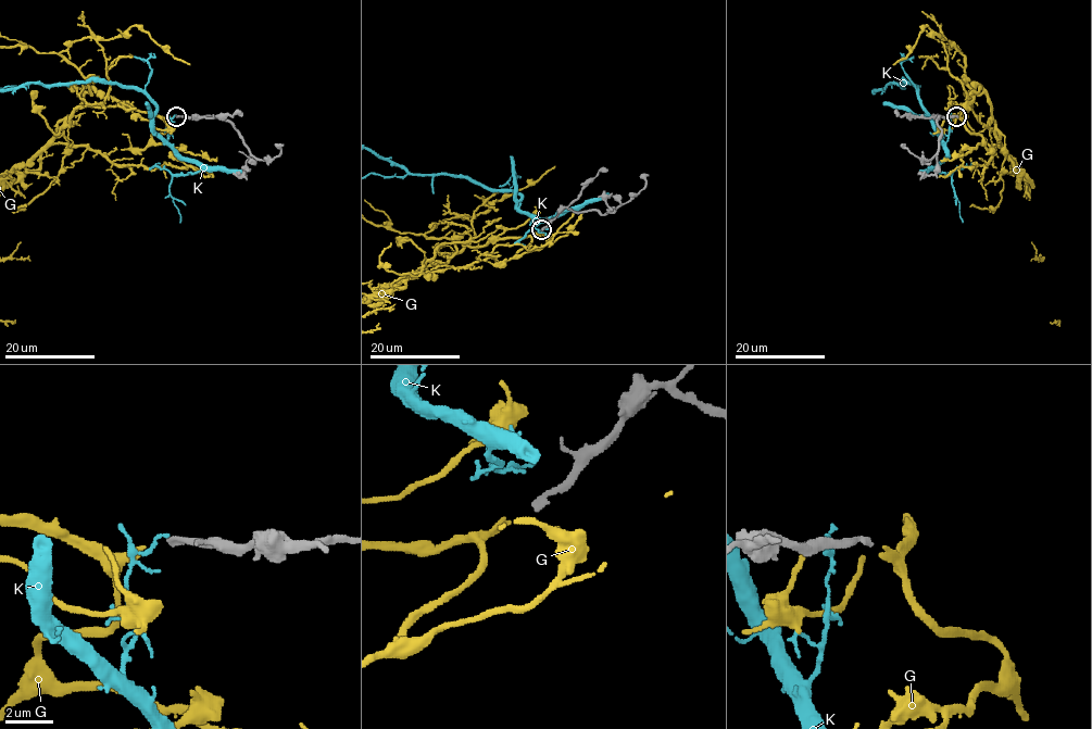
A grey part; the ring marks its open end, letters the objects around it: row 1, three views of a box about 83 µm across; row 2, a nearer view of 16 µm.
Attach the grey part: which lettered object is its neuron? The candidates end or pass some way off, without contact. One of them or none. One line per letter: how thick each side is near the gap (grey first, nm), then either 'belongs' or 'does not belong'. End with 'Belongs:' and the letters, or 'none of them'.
G: calibres 240 and 240 nm; belongs
K: calibres 240 and 190 nm; does not belong
Belongs: G

